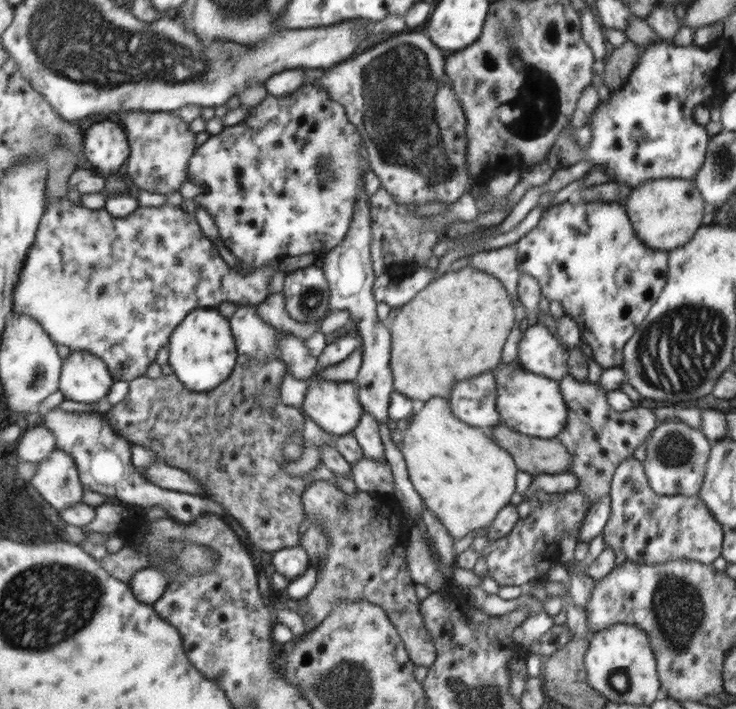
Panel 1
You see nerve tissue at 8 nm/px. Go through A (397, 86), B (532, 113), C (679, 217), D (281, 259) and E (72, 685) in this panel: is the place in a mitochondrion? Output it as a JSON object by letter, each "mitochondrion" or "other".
{"A":"mitochondrion","B":"mitochondrion","C":"other","D":"other","E":"other"}

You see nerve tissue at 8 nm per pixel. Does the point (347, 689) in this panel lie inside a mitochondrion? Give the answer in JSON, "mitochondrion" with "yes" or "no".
{"mitochondrion":"yes"}

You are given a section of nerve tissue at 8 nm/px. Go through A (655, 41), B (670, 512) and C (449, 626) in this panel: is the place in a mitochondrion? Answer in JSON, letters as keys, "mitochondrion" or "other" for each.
{"A":"other","B":"other","C":"mitochondrion"}

